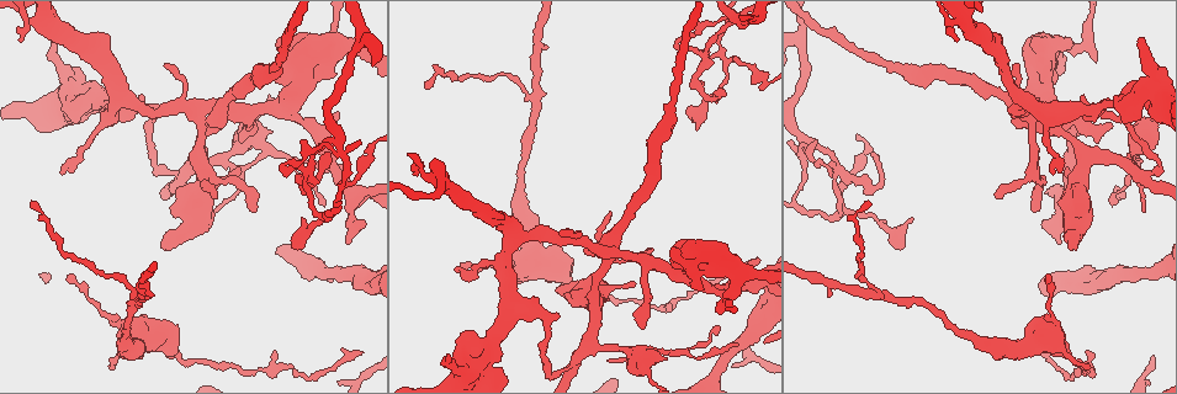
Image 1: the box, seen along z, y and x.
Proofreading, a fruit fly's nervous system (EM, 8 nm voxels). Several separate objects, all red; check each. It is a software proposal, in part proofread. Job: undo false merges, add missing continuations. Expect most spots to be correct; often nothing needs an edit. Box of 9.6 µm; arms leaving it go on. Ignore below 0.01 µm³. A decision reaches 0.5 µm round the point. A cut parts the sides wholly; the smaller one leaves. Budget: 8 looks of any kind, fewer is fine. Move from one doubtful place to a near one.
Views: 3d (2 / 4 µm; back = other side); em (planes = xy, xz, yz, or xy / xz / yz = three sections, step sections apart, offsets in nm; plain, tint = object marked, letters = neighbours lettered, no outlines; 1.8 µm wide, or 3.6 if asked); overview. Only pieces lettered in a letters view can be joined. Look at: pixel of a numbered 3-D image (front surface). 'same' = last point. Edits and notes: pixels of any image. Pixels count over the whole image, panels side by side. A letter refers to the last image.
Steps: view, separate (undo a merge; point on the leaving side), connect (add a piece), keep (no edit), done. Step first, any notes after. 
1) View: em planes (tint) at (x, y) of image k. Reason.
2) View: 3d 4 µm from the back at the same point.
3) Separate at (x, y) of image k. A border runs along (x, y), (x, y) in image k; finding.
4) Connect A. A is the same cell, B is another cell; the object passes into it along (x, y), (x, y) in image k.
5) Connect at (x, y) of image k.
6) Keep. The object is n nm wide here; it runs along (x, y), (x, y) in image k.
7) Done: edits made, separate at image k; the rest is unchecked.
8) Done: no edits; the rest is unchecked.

View: em planes (plain) at (229, 168) of image 1. A narrow waist.

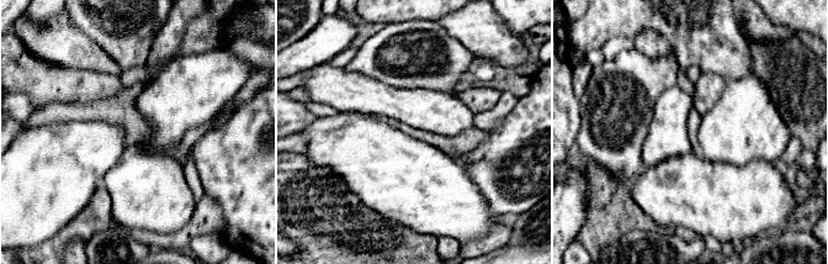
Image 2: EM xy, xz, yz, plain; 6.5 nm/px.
View: em planes (letters) at the same point. See the neighbours.

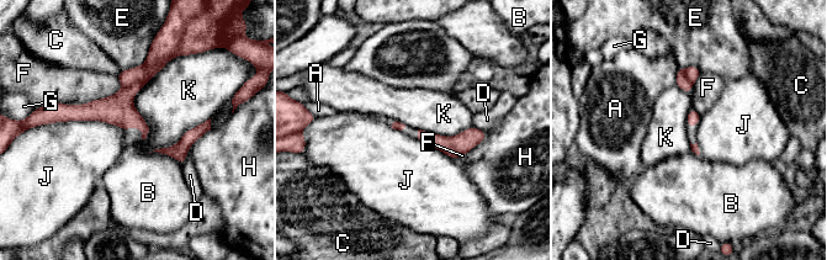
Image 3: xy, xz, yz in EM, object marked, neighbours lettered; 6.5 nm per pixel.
Separate at (192, 41) of image 3. A, B, C, D, E, F, G, H, J and K are other cells; a border runs along (175, 54), (155, 64), (146, 63) in image 3; two cells meet here.

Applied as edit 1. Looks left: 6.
View: overview. Redraw.

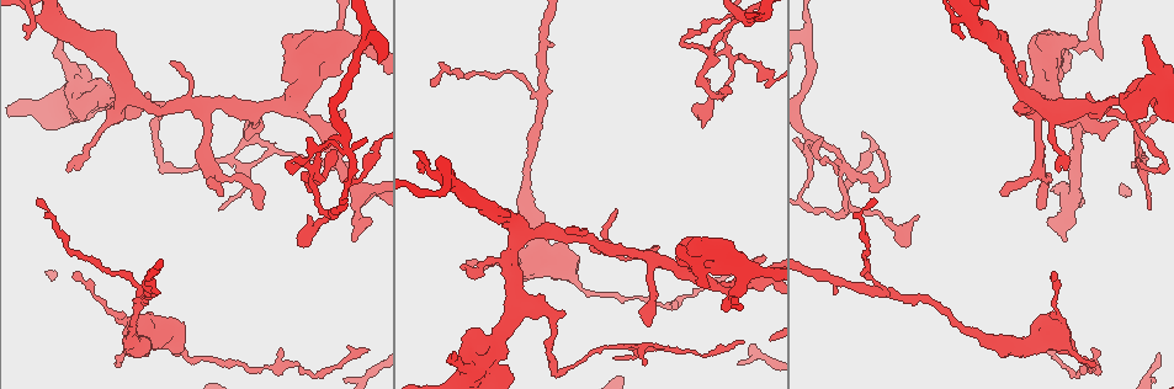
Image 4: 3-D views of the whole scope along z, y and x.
View: 3d 2 µm at (1064, 238) of image 4. Free end.

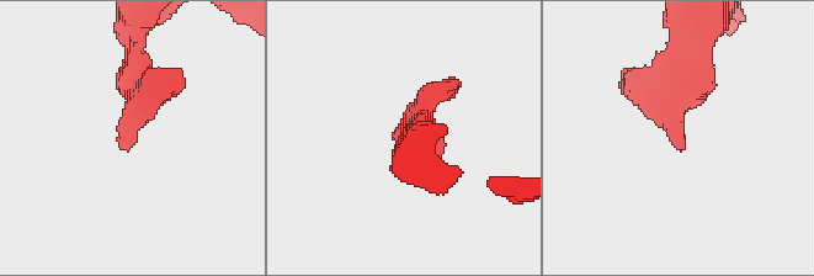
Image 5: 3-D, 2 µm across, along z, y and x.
View: em planes (letters) at (397, 138) of image 5.

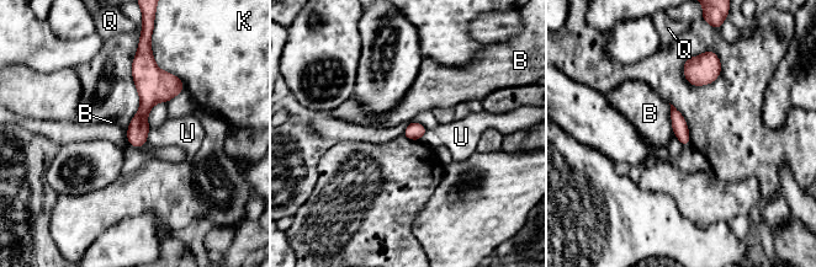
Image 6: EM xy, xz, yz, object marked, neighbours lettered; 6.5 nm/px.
Keep. B, K, Q and U are other cells; no lettered piece goes on from it.

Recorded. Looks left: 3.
View: 3d 4 µm at (143, 294) of image 4. Three-way junction.

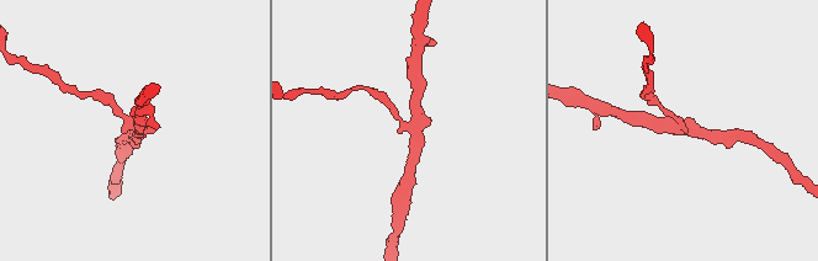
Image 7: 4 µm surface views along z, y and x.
View: em xy step 8 (tint) at (136, 124) of image 7. 3 arms meet here.

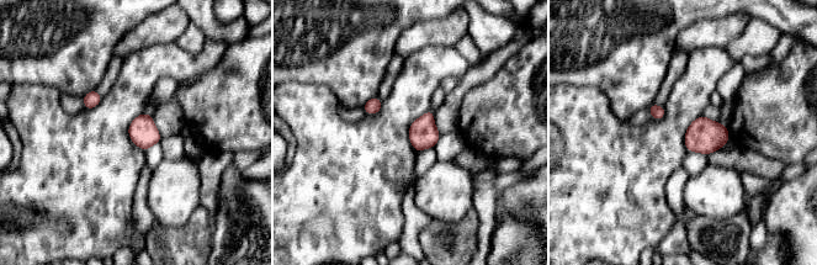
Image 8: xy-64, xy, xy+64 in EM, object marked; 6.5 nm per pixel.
View: em planes (letters) at the same point. Another direction.

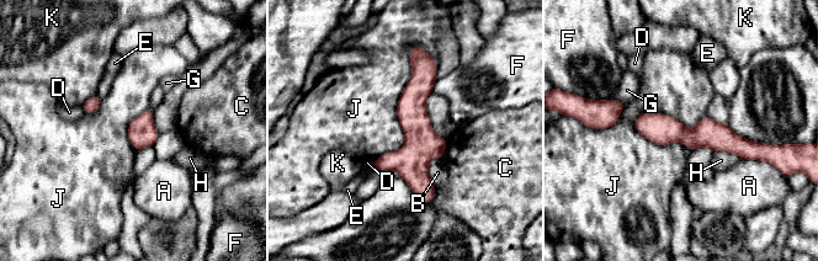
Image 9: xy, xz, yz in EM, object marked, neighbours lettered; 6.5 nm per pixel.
Keep. The longest contact is with J, 800 nm; A, B, C, D, E, F, G, H, J and K are other cells; it runs along (419, 58), (417, 177), (429, 200) in image 9; all the same cell.

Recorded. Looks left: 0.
Done: edits made, separate at image 3; the rest is unchecked.

